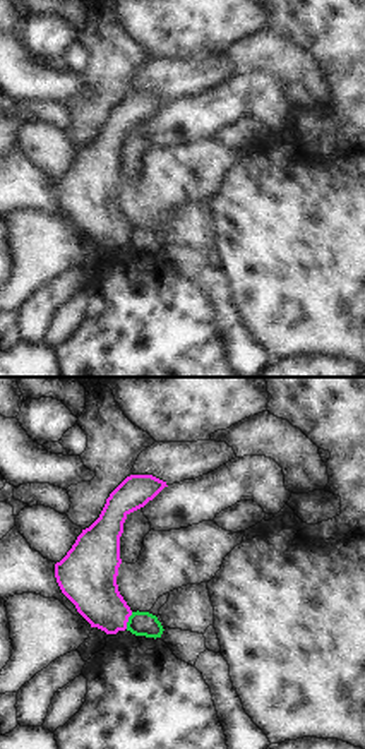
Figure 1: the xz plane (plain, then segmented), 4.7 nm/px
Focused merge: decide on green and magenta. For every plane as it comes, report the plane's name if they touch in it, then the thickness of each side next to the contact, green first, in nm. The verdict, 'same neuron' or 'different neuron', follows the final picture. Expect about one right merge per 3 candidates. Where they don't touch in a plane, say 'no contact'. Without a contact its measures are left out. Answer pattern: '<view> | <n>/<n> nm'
xz | 110/240 nm

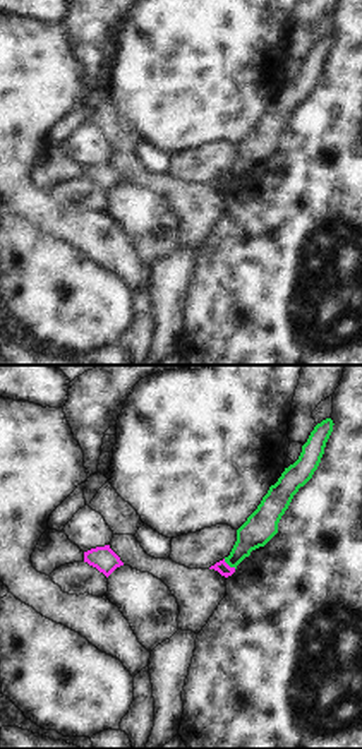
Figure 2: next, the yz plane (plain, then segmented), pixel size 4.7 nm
yz | 150/60 nm

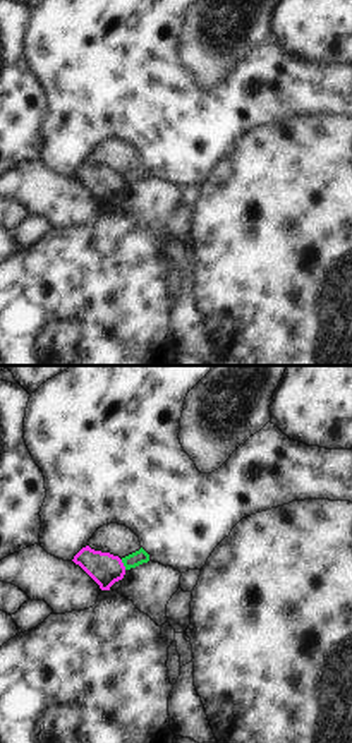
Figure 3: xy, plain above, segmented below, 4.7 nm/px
xy | 70/150 nm

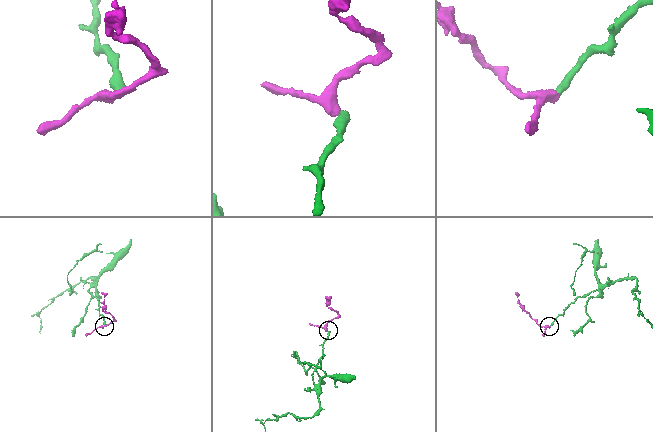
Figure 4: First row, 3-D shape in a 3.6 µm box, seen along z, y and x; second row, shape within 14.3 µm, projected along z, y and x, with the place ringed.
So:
different neuron

